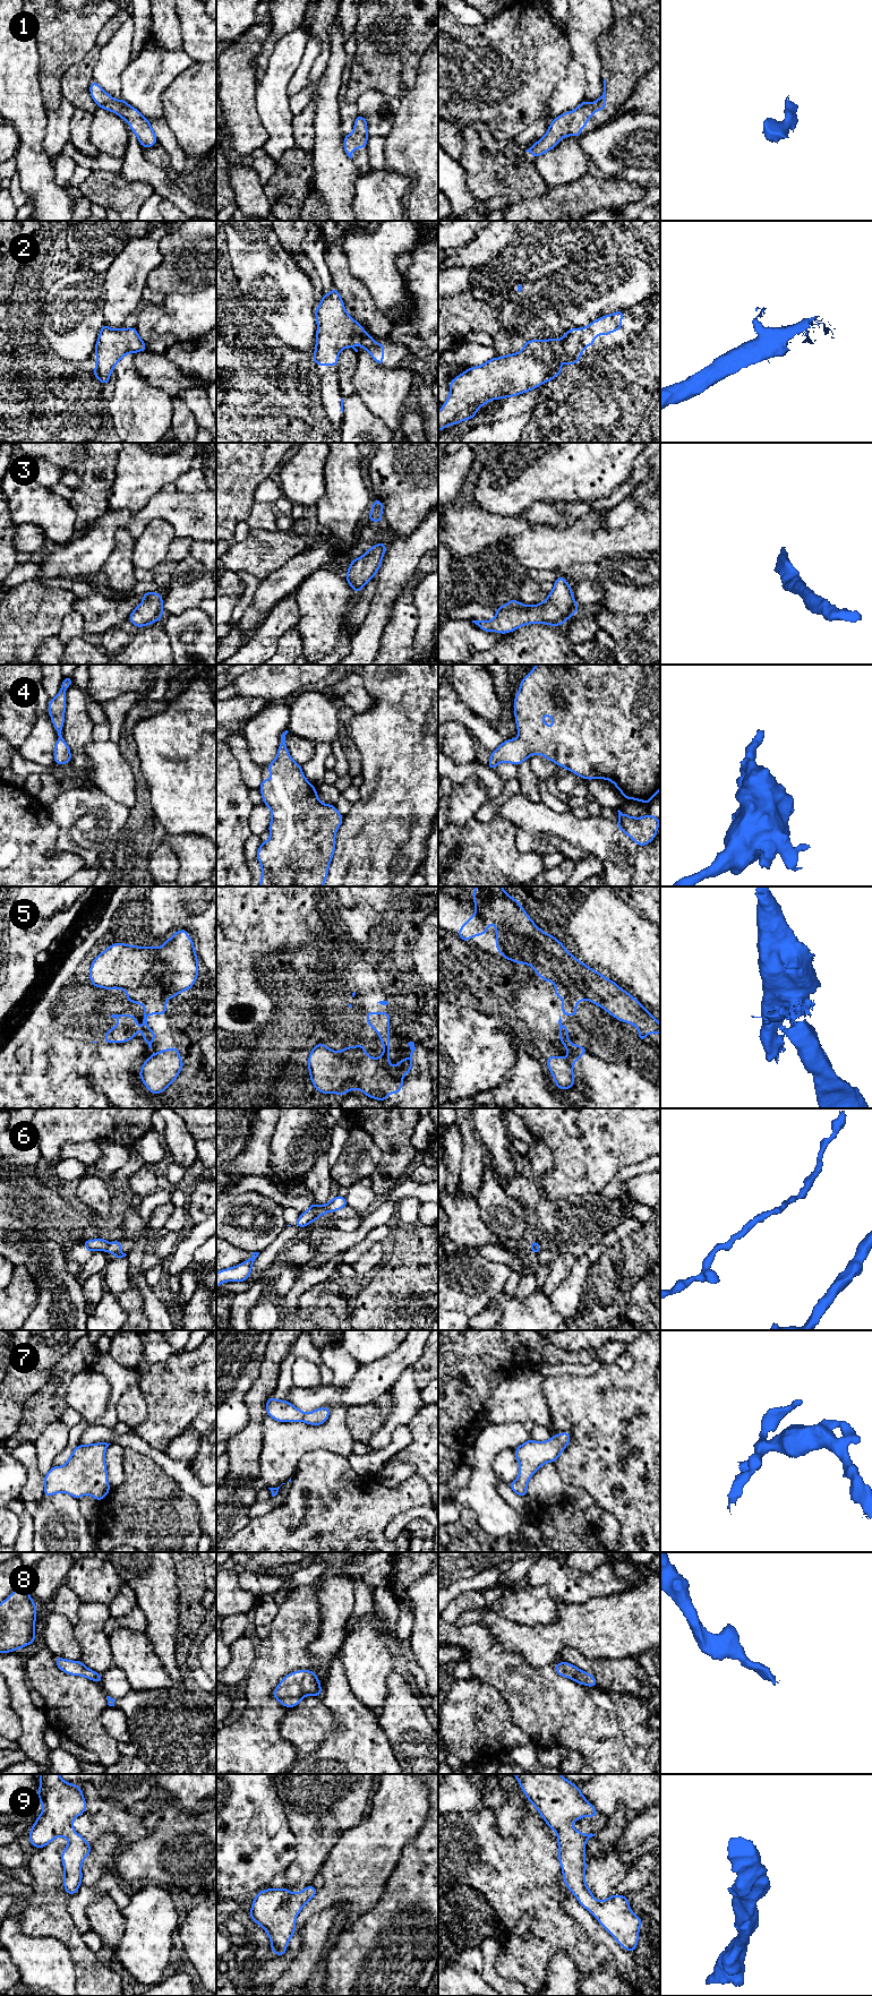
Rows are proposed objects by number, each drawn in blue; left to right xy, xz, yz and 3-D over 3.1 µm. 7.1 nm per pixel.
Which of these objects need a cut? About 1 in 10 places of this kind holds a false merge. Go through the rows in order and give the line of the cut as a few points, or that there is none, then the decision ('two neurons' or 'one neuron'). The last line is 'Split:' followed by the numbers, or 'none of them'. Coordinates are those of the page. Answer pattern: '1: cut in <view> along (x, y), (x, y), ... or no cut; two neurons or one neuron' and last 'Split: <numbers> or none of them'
1: no cut; one neuron
2: no cut; one neuron
3: no cut; one neuron
4: no cut; one neuron
5: cut in xy along (145, 1005), (148, 1008), (147, 1014); two neurons
6: no cut; one neuron
7: no cut; one neuron
8: no cut; one neuron
9: no cut; one neuron
Split: 5

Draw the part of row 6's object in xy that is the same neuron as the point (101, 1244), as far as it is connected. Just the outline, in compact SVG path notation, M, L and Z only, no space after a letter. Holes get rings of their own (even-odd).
M96 1239L96 1240L86 1240L82 1244L84 1244L88 1252L93 1251L106 1251L113 1253L116 1258L123 1258L127 1254L120 1251L120 1247L122 1244L122 1240L114 1241L112 1243L108 1243L105 1239Z

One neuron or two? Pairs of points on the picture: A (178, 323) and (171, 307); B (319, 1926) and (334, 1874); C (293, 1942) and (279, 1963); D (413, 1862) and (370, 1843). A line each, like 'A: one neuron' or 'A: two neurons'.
A: one neuron
B: two neurons
C: one neuron
D: two neurons

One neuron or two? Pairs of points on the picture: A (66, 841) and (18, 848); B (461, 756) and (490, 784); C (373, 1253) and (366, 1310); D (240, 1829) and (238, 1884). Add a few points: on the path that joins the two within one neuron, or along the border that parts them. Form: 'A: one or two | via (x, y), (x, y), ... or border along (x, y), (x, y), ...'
A: two | border along (49, 816), (58, 827), (57, 848), (78, 856)
B: two | border along (450, 757), (456, 763), (476, 762)
C: two | border along (379, 1265), (364, 1275), (357, 1276)
D: one | via (237, 1842), (238, 1870)

